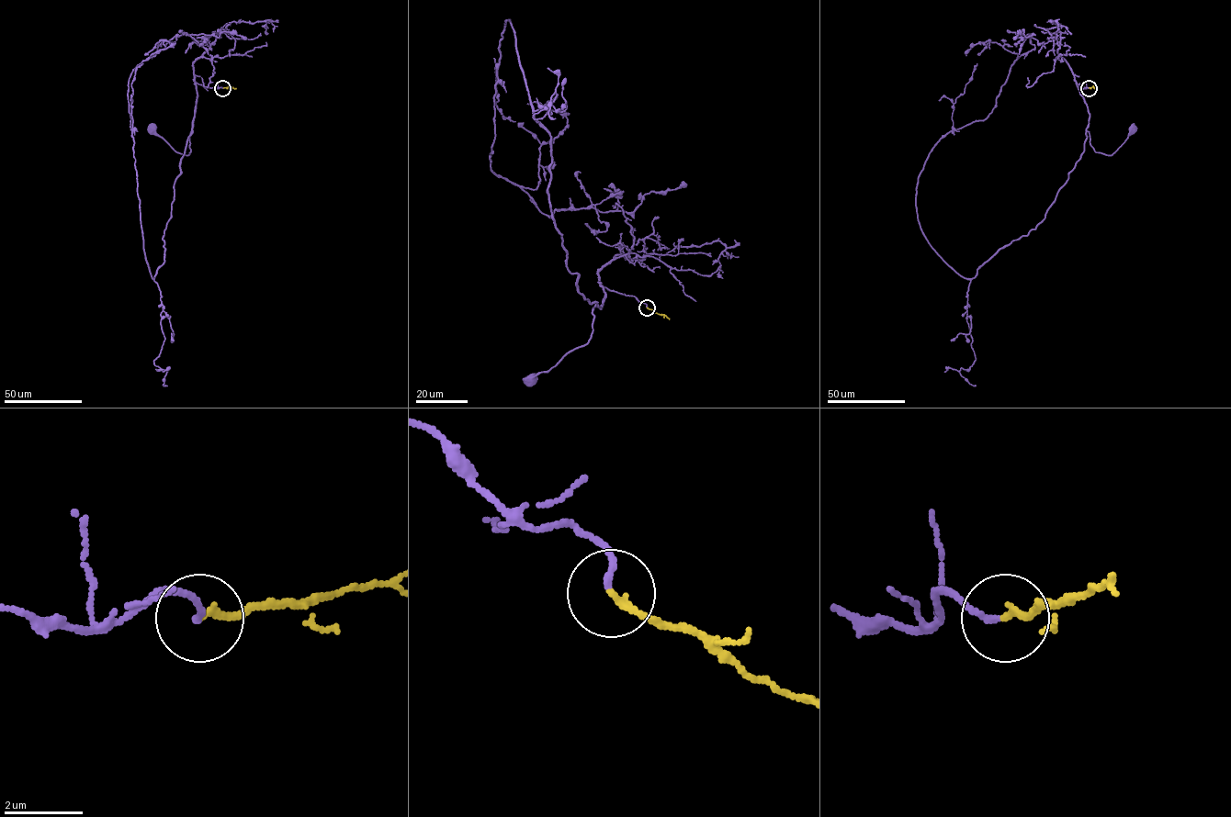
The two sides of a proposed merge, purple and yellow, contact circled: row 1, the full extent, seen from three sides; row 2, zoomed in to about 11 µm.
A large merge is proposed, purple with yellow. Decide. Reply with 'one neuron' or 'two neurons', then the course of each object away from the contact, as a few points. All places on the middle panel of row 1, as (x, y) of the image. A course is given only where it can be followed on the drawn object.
one neuron; purple runs (647, 307), (633, 296), (603, 287), (602, 304), (600, 307), (596, 302), (593, 307), (590, 340), (530, 380); yellow runs (647, 307), (669, 319)

